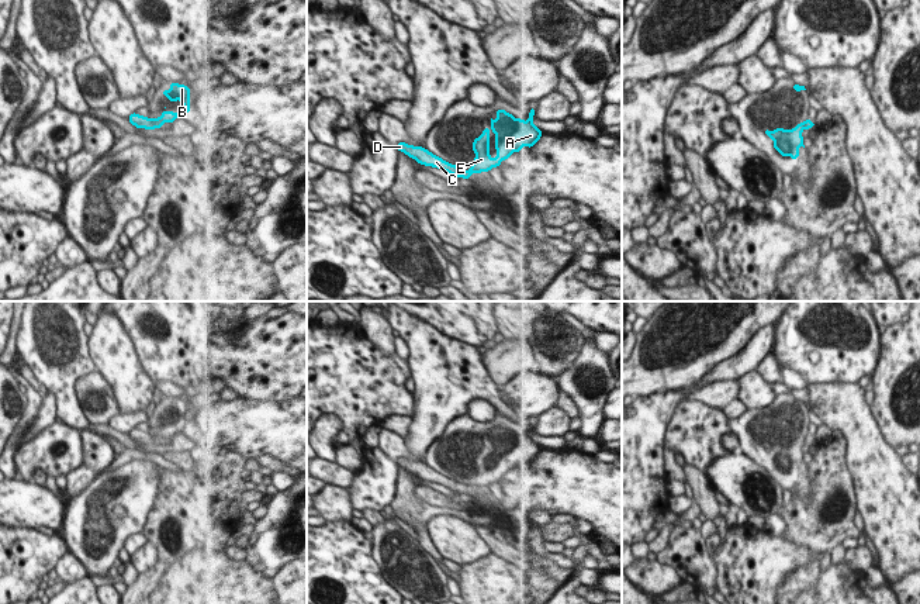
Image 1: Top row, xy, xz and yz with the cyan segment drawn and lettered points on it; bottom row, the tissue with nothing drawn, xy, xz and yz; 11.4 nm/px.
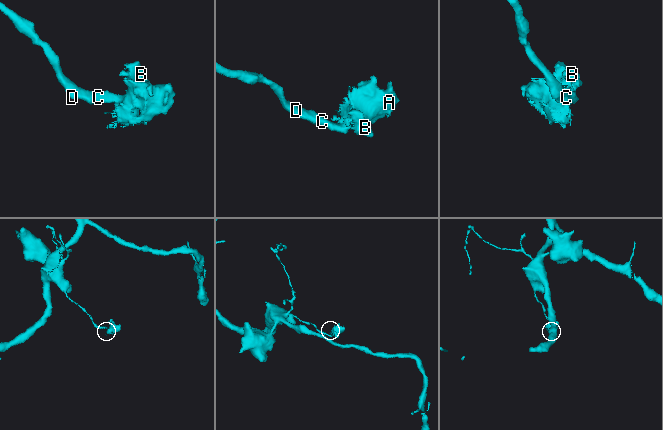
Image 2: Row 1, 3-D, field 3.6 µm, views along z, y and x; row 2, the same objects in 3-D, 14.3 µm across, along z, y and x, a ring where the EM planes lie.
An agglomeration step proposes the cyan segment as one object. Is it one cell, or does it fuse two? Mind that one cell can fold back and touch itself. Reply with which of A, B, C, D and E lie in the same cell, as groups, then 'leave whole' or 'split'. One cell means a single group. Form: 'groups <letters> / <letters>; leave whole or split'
groups A B E / C D; split

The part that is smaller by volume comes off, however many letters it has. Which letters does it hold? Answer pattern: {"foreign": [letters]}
{"foreign": ["A", "B", "E"]}

